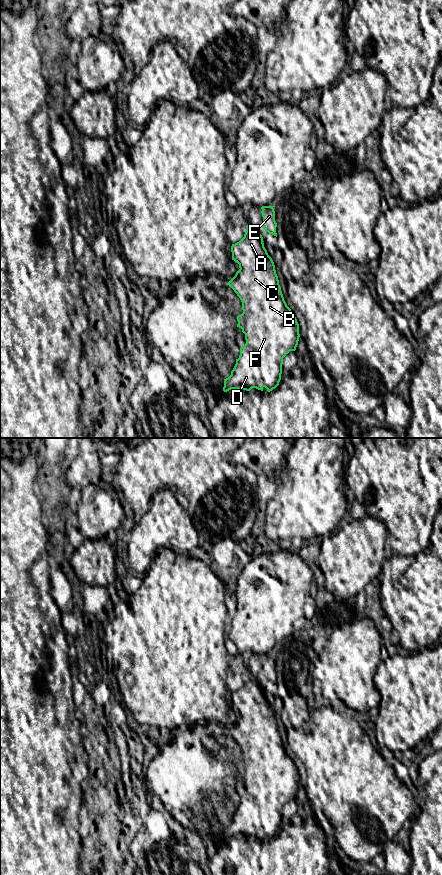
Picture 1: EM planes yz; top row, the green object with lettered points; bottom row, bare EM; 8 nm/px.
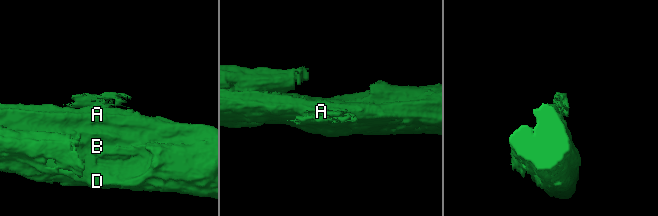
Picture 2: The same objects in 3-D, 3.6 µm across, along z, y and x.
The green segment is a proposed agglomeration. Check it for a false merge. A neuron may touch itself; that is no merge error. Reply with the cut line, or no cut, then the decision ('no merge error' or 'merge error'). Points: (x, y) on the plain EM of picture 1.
cut yz (247, 675), (251, 676), (262, 690); merge error

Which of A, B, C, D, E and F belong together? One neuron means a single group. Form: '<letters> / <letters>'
A B C D F / E

